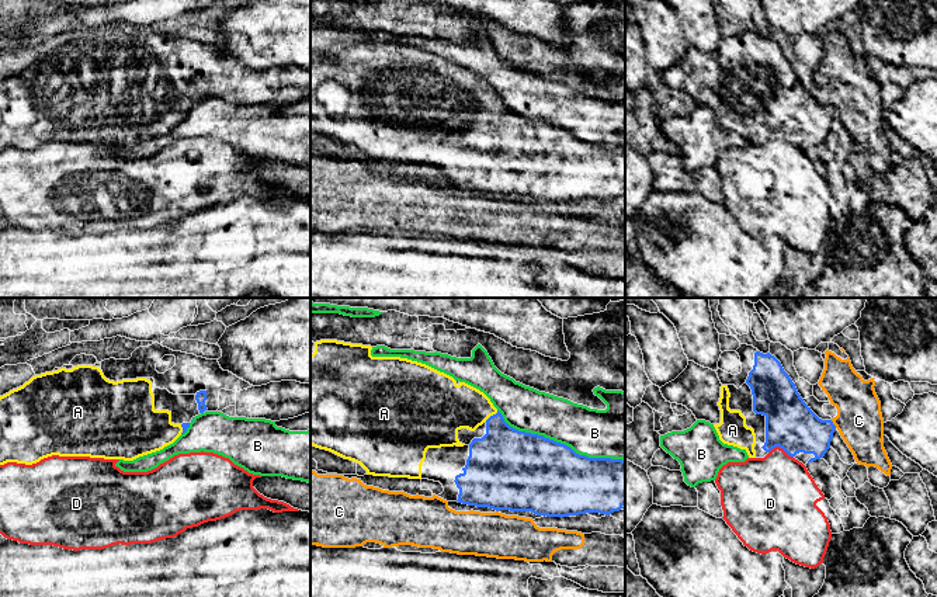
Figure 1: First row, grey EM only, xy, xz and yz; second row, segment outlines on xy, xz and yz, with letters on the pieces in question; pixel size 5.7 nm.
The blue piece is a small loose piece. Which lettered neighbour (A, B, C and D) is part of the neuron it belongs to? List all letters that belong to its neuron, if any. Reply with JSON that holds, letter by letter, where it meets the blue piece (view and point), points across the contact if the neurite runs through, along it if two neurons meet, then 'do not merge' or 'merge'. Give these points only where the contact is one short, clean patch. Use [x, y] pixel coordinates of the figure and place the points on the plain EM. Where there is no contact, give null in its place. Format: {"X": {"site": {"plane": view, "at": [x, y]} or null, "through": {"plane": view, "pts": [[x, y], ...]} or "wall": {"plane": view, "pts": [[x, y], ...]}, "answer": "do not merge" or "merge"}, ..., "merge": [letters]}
{"A": {"site": {"plane": "xz", "at": [490, 101]}, "answer": "merge"}, "B": {"site": {"plane": "xz", "at": [559, 128]}, "answer": "do not merge"}, "C": {"site": {"plane": "yz", "at": [833, 110]}, "answer": "do not merge"}, "D": {"site": {"plane": "yz", "at": [781, 132]}, "answer": "do not merge"}, "merge": ["A"]}

